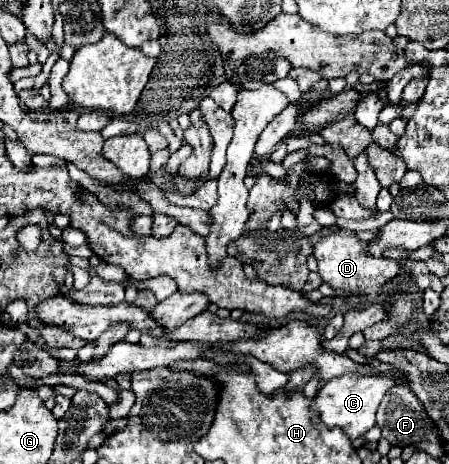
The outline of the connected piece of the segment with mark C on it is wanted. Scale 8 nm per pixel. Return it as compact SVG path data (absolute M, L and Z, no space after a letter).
M344 374L344 376L338 376L338 378L326 382L322 388L318 388L318 392L312 400L312 410L318 412L318 418L324 426L328 426L328 428L340 426L352 440L356 440L374 426L376 408L390 386L392 386L392 380L386 376Z

